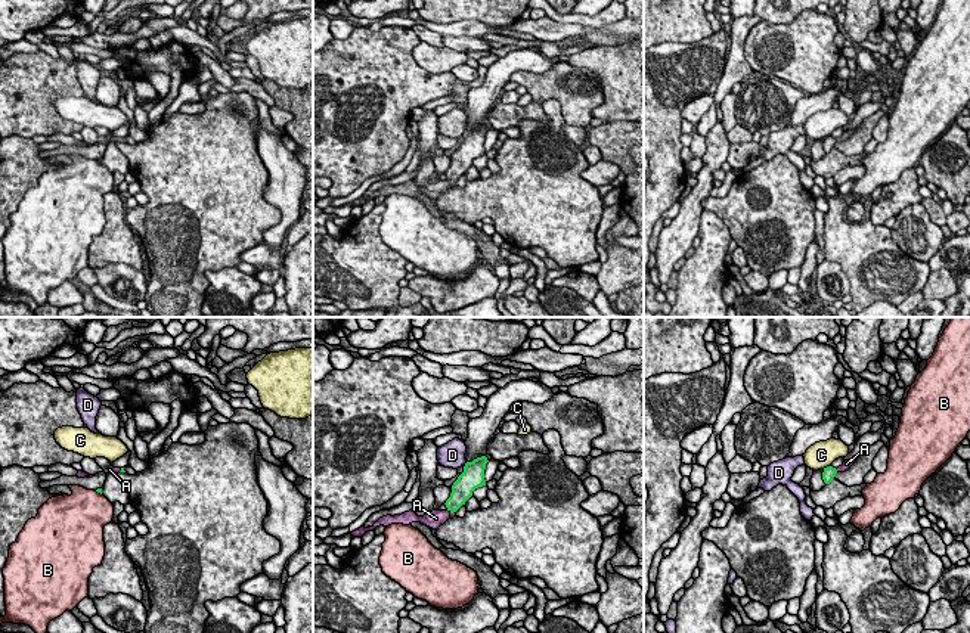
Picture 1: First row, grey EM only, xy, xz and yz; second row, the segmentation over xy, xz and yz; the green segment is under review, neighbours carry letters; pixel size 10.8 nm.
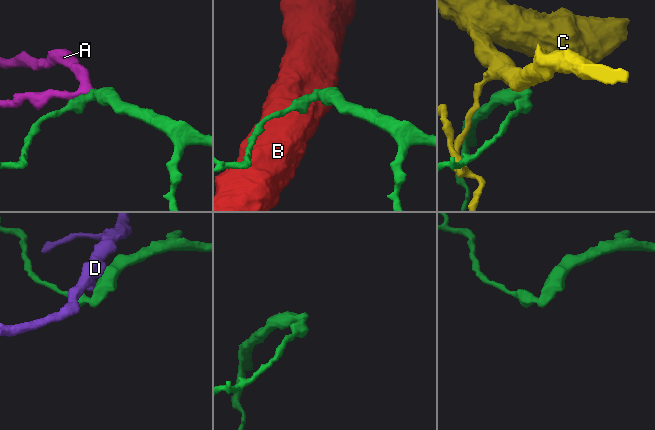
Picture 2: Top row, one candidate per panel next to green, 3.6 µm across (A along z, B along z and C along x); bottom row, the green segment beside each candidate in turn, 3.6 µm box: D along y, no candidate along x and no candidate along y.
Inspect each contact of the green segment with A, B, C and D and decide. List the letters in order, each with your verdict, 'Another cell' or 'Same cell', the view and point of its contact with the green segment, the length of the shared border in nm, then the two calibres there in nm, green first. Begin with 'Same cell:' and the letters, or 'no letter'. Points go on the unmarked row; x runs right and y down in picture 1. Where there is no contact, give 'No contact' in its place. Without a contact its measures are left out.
Same cell: A
A: Same cell. Touches green at xz (449, 179). Shared border 50 nm. Thickness 220 nm (green) against 190 nm
B: Another cell. Touches green at xy (99, 161). Shared border 80 nm. Thickness 60 nm (green) against 480 nm
C: Another cell. Touches green at yz (827, 136). Shared border 100 nm. Thickness 140 nm (green) against 280 nm
D: Another cell. Touches green at xz (465, 135). Shared border 70 nm. Thickness 260 nm (green) against 280 nm

